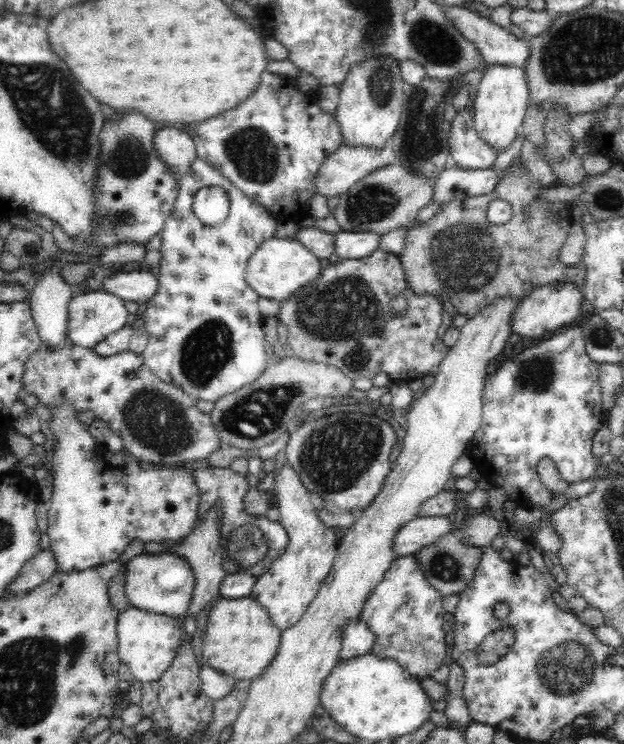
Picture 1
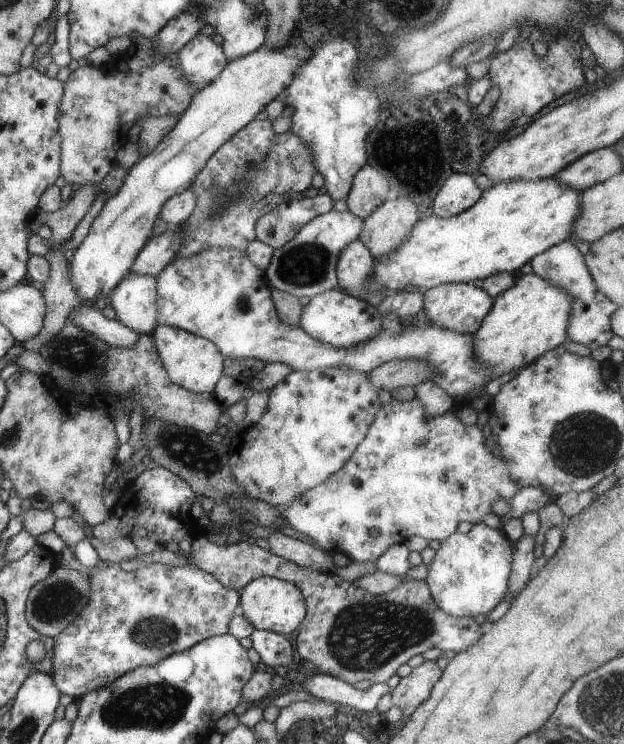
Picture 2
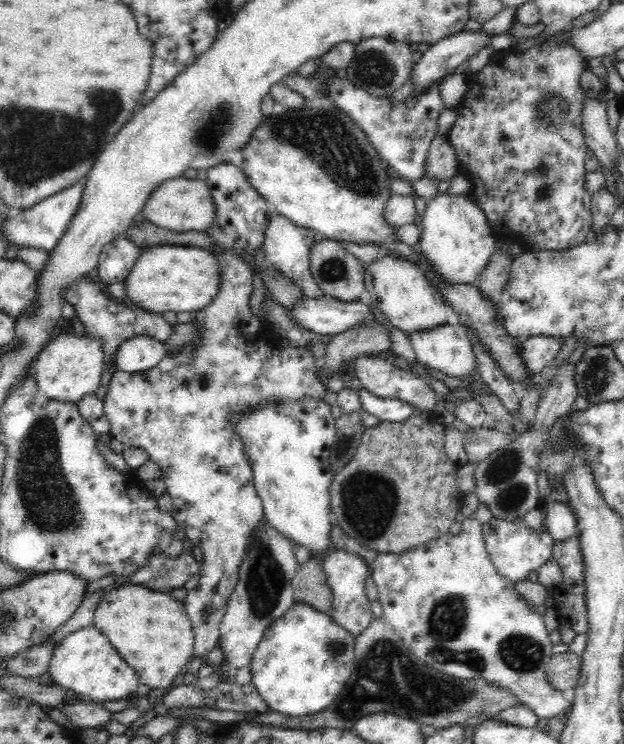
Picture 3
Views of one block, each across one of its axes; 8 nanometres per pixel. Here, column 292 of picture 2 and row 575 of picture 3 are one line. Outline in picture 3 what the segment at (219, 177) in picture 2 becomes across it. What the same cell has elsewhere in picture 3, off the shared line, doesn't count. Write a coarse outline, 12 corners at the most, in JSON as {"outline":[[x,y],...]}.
{"outline":[[156,546],[130,582],[168,593],[197,576],[200,564],[183,550],[166,557]]}

